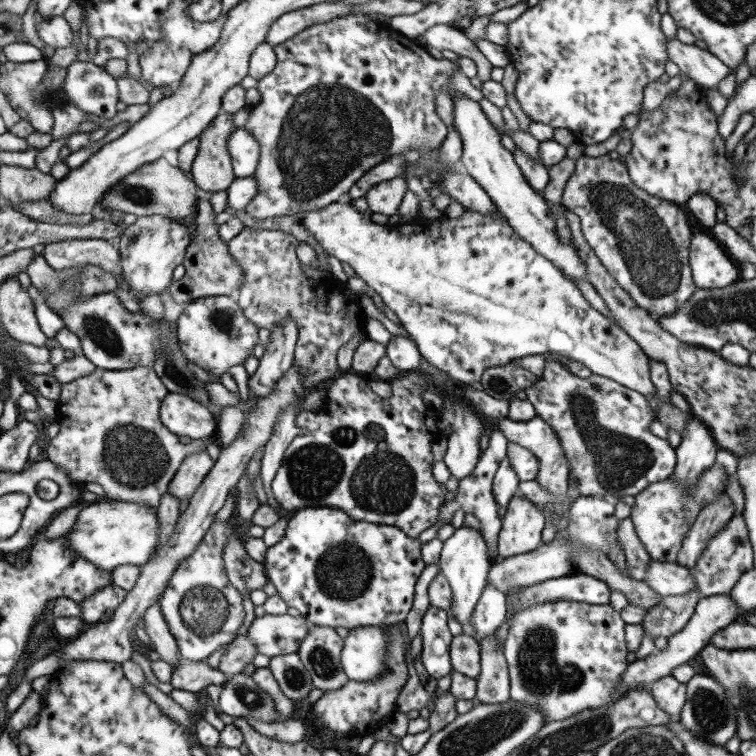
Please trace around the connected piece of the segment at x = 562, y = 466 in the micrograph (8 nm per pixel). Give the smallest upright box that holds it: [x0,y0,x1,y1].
[471,403,570,495]

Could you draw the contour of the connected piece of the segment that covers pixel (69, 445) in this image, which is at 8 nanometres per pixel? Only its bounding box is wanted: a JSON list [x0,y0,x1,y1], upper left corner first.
[42,367,205,508]

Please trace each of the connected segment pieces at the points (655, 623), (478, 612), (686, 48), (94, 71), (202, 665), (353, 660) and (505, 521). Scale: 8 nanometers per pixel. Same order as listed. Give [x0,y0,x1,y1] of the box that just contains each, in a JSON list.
[[640,585,701,641],[470,584,506,640],[666,38,730,88],[63,61,118,120],[169,658,225,695],[339,625,387,681],[496,496,544,559]]

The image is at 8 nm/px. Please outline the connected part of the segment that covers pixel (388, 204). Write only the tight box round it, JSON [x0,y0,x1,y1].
[364,176,407,220]

